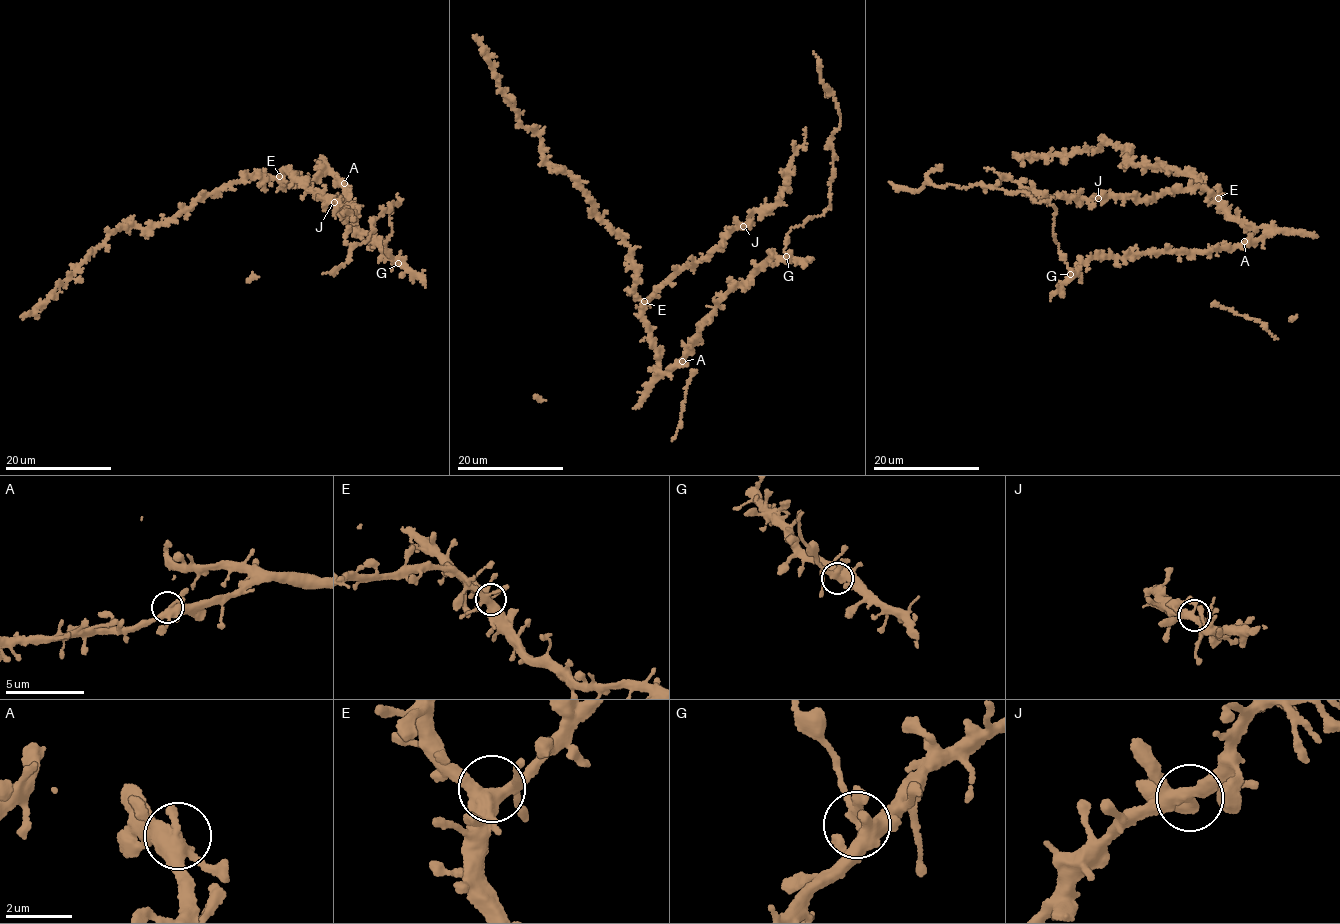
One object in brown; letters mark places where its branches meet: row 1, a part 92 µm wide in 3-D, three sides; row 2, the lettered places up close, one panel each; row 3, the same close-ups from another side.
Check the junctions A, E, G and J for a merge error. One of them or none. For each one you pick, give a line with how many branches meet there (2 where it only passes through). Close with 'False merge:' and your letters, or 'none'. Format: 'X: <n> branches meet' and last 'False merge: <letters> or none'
G: 5 branches meet
False merge: G

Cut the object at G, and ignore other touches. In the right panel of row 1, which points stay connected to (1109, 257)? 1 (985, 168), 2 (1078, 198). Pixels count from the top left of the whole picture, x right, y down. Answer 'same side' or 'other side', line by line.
1: same side
2: same side

